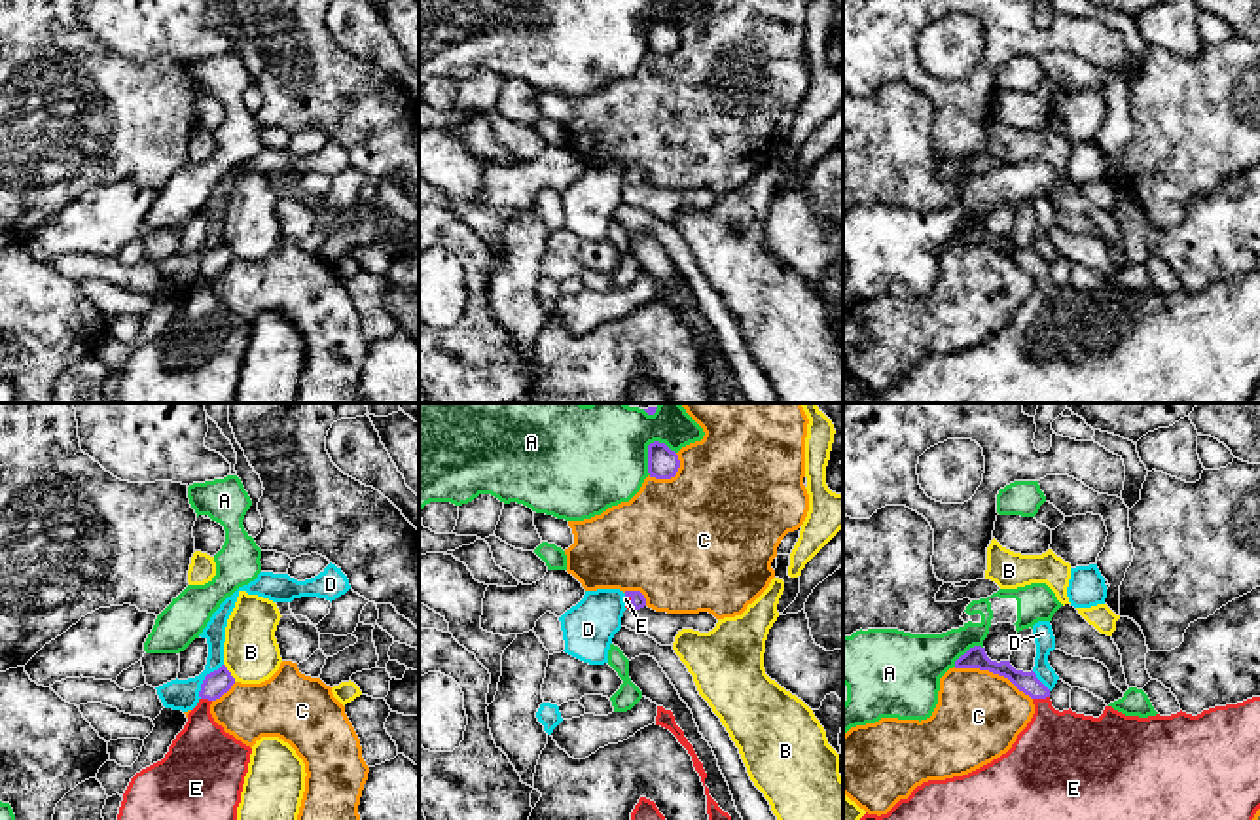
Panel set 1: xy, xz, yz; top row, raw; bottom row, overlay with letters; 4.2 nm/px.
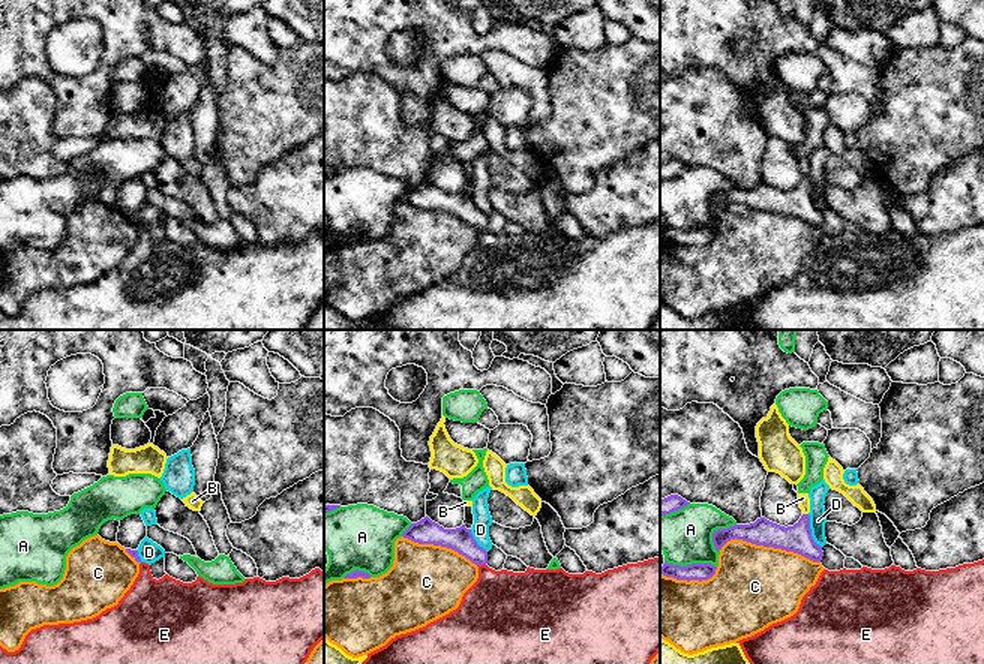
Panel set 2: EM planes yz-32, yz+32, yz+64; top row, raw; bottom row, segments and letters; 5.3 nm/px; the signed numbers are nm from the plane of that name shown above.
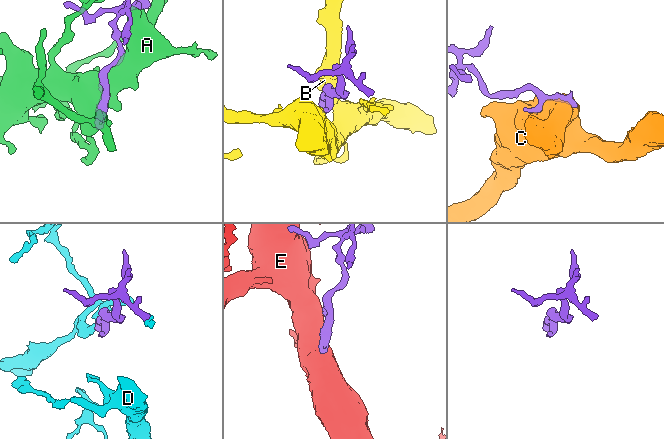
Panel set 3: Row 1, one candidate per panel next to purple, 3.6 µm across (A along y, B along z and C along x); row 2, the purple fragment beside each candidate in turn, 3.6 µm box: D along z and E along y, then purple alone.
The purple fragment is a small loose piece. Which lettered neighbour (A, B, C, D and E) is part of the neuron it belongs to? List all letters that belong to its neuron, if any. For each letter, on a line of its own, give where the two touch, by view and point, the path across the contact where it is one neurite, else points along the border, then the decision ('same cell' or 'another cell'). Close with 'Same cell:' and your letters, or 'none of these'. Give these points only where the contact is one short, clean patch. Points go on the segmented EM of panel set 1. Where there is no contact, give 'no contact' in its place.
A: xz (648, 453) | another cell
B: xy (230, 673) | along xy (224, 663), (235, 680) | another cell
C: yz (993, 673) | another cell
D: xy (205, 678) | another cell
E: yz (1041, 697) | across yz (1027, 682), (1041, 697), (1058, 752) | same cell
Same cell: E

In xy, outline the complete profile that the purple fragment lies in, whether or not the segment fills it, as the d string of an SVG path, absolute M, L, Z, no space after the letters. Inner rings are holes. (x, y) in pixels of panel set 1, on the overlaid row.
M222 665L205 676L197 706L188 714L165 758L136 773L119 807L117 820L237 820L237 807L252 748L225 733L210 714L210 704L231 689L235 678Z

